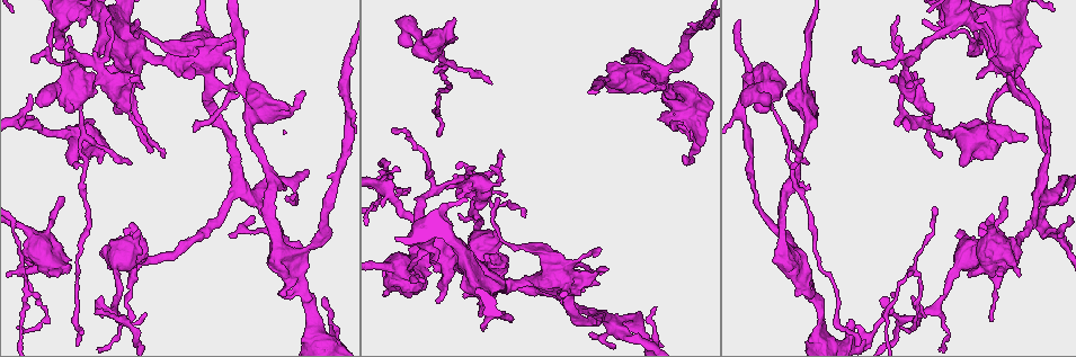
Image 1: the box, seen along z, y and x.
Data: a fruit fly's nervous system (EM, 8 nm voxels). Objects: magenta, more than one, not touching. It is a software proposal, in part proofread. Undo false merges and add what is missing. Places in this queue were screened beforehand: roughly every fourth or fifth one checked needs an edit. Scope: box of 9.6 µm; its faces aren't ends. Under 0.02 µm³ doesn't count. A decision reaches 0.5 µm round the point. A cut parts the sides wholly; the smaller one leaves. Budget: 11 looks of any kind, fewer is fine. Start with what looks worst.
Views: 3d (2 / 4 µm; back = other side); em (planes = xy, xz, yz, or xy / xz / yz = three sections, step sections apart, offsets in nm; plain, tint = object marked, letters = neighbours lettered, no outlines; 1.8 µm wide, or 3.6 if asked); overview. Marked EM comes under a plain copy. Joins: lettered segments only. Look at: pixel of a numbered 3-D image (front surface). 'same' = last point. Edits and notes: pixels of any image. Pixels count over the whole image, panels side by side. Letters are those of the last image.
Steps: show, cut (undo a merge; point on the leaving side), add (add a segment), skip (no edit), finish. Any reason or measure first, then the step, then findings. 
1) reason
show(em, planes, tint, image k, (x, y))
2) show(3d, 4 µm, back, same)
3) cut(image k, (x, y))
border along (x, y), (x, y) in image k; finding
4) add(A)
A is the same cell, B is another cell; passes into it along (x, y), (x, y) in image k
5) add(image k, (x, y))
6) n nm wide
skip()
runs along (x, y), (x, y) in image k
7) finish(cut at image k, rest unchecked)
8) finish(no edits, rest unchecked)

branch stops here
show(em, planes, letters, image 1, (98, 162))

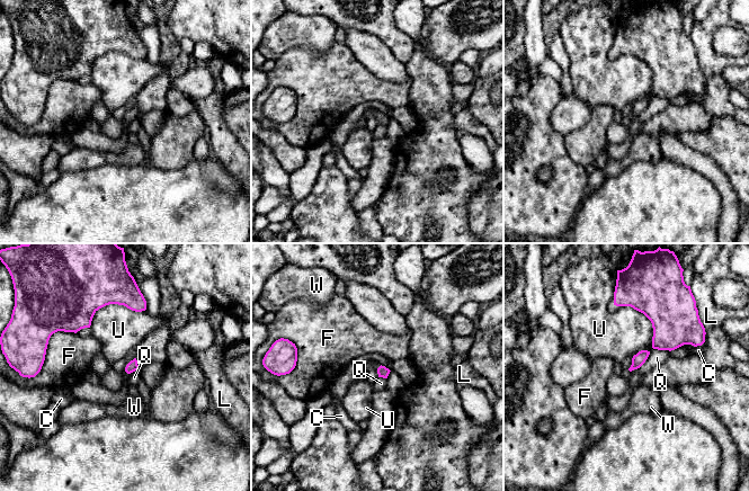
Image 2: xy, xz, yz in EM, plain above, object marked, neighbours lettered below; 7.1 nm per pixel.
skip()
C, F, L, Q, U and W are other cells; border along (653, 348), (669, 351) in image 2; no lettered segment goes on from it

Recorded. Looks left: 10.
three-way junction
show(em, 3.6 µm, planes, tint, image 1, (65, 18))

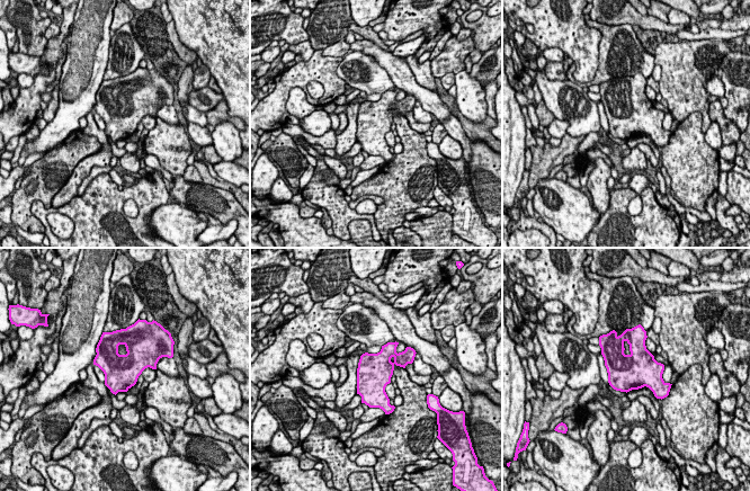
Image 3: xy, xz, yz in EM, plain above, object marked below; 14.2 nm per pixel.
show(em, 3.6 µm, planes, letters, same)

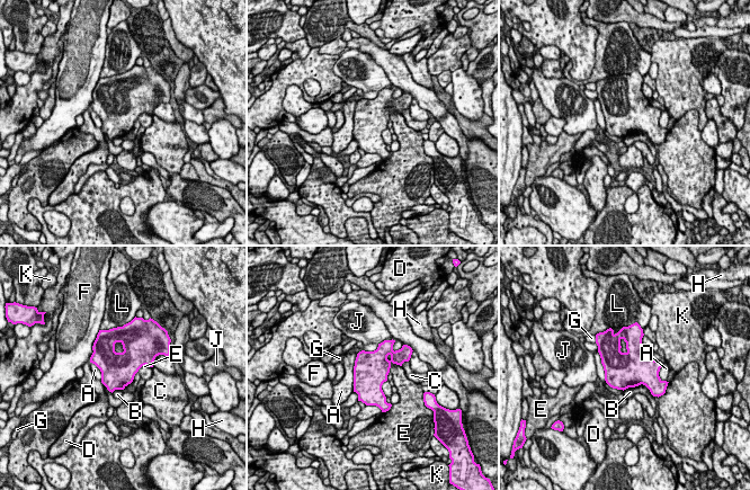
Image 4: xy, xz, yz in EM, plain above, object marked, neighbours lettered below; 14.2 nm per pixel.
skip()
A, B, C, D, E, F, G, H, J, K and L are other cells; border along (386, 356), (393, 363), (401, 366) in image 4; one neuron here

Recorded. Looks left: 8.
an open end
show(em, 3.6 µm, xz, step 4, letters, image 1, (397, 20))

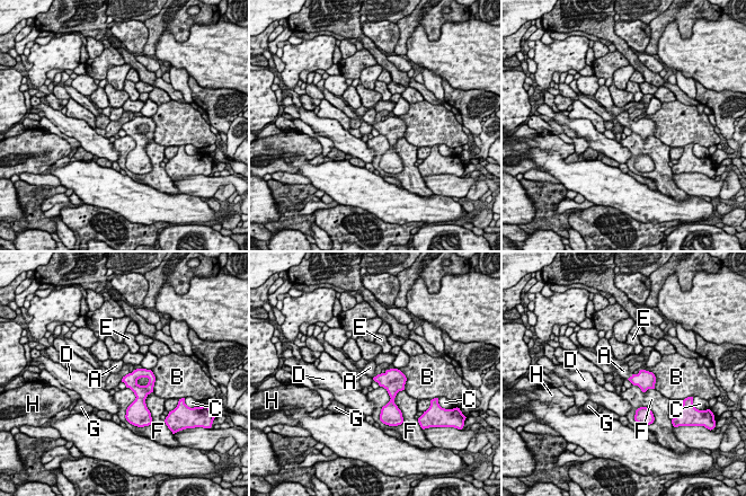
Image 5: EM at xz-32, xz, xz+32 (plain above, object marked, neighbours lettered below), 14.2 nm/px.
add(A)
A is the same cell, B, C, D, E, F, G and H are other cells; passes into it along (645, 380), (630, 377), (623, 371) in image 5; the neuron continues

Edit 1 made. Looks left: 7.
sudden change in width
show(3d, 2 µm, back, image 1, (260, 109))

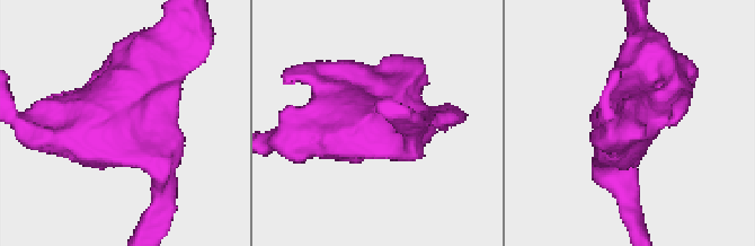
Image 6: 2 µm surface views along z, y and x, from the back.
show(em, 3.6 µm, planes, letters, image 6, (128, 125))

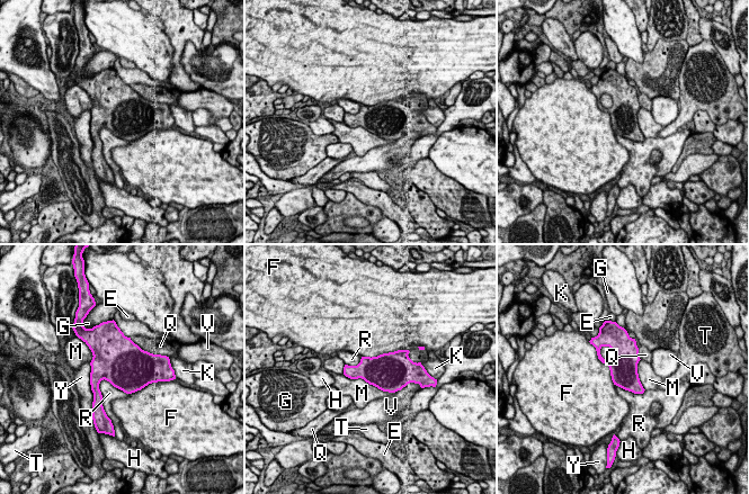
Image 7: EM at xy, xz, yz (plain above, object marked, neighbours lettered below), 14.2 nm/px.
M touches over 800 nm
skip()
E, F, G, H, K, M, Q, R, T, V and Y are other cells; continuous, no second neuron

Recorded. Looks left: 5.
finish(add at image 5, rest unchecked)

